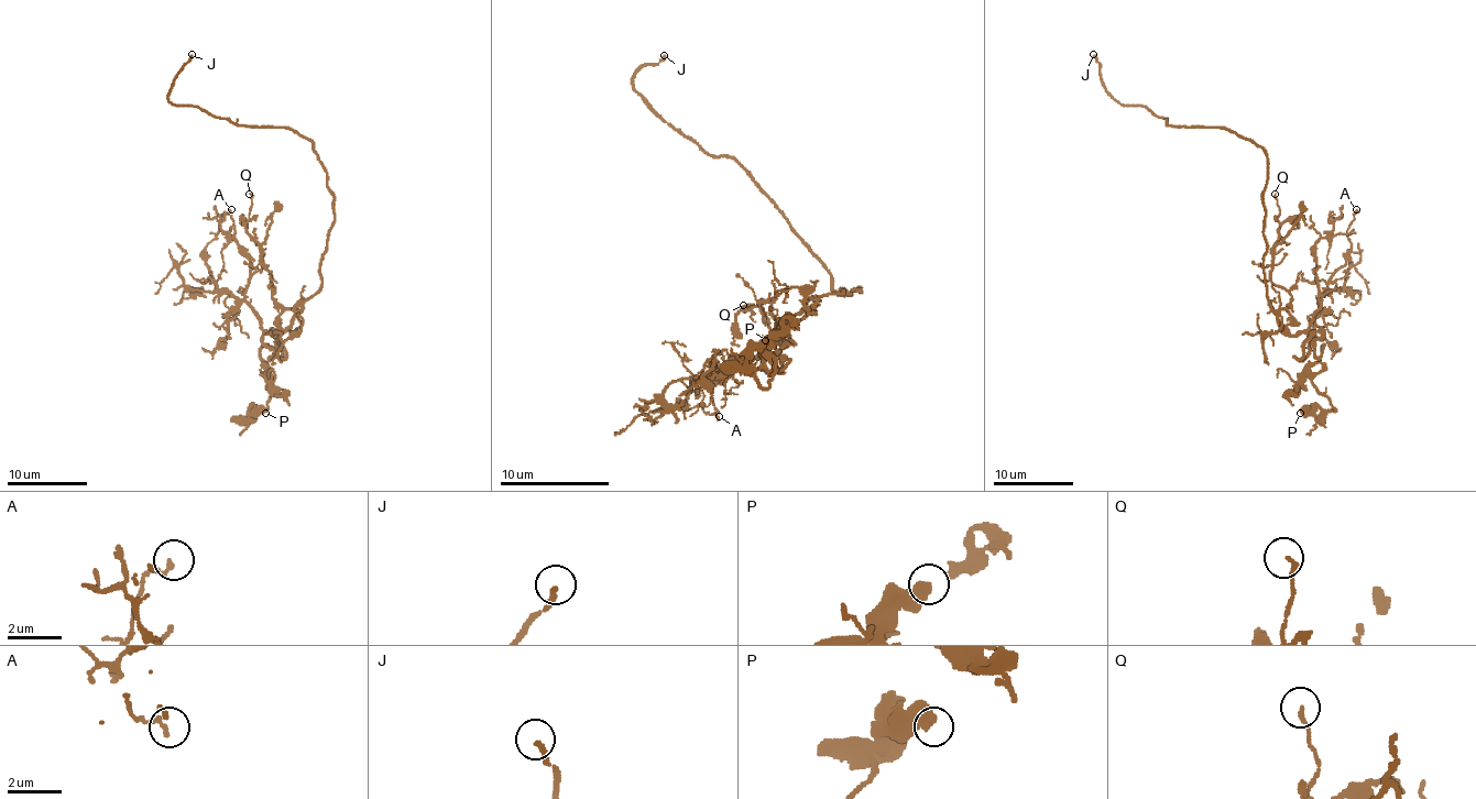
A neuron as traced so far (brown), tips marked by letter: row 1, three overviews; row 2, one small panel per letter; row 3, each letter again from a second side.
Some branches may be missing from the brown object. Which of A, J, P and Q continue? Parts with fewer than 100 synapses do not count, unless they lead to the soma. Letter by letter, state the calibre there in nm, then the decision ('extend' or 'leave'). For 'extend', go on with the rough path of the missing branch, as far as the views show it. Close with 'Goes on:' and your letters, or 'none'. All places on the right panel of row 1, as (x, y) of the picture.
A: calibre 170 nm; leave
J: calibre 220 nm; extend
P: calibre 600 nm; leave
Q: calibre 150 nm; leave
Goes on: J

